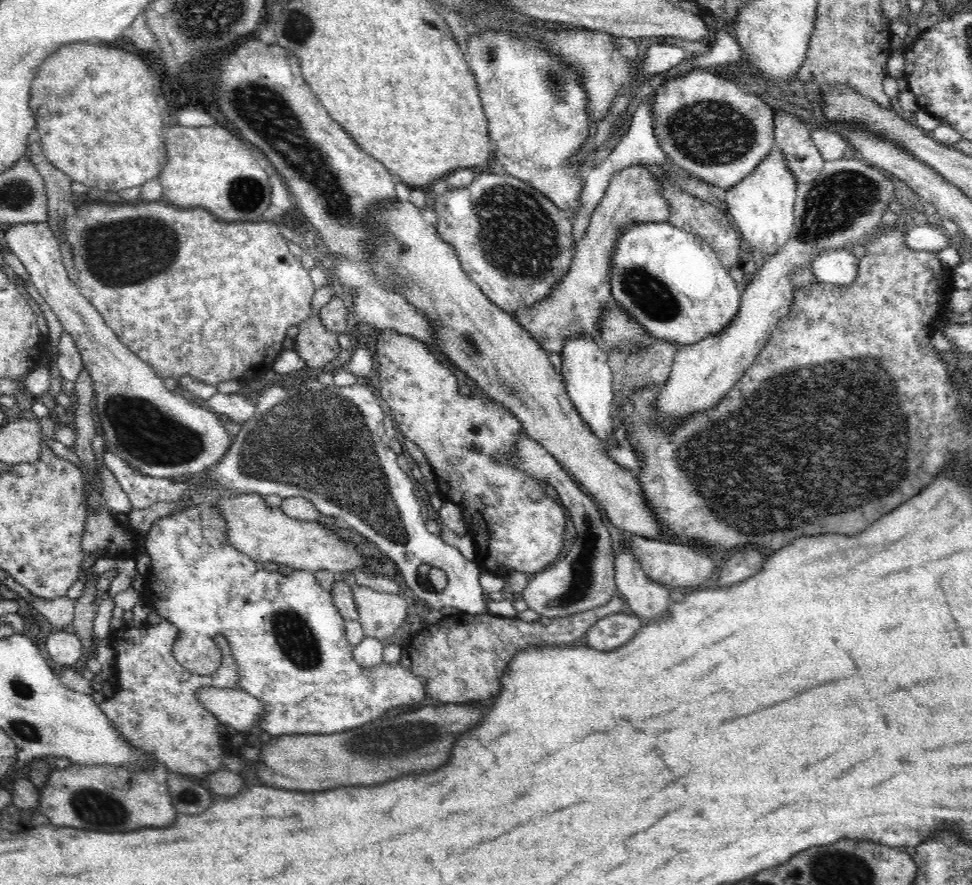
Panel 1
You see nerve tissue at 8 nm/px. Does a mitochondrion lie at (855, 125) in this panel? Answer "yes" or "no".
no

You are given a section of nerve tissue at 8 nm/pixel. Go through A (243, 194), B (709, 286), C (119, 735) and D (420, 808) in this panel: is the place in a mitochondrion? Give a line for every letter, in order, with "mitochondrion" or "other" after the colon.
A: mitochondrion
B: other
C: other
D: other

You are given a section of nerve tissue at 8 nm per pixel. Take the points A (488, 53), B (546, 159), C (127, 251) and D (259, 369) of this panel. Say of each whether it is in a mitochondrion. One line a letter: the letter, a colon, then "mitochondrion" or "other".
A: mitochondrion
B: other
C: mitochondrion
D: other

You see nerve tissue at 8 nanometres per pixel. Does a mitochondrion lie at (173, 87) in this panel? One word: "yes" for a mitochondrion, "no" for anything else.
yes

